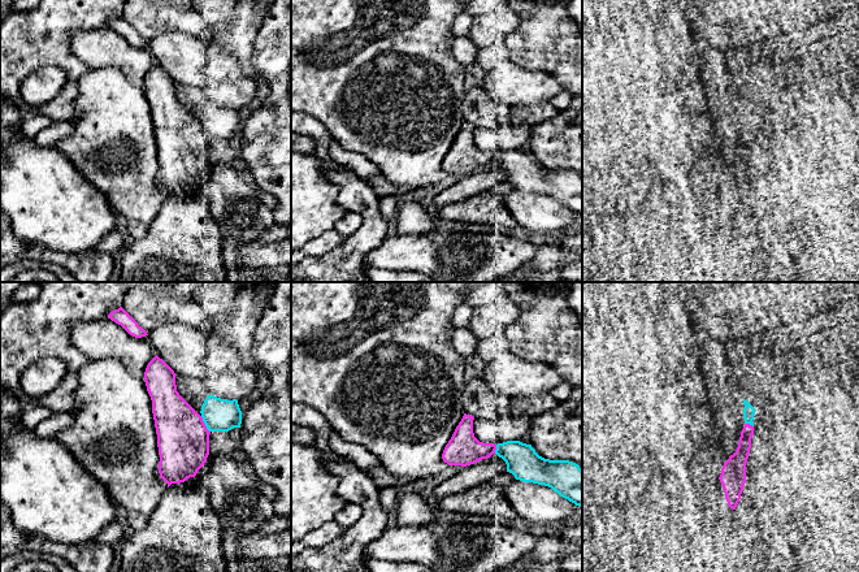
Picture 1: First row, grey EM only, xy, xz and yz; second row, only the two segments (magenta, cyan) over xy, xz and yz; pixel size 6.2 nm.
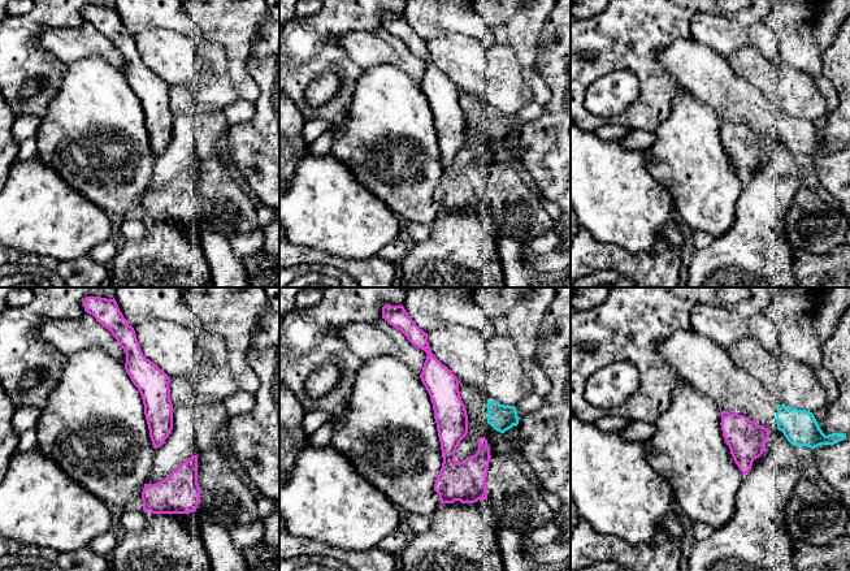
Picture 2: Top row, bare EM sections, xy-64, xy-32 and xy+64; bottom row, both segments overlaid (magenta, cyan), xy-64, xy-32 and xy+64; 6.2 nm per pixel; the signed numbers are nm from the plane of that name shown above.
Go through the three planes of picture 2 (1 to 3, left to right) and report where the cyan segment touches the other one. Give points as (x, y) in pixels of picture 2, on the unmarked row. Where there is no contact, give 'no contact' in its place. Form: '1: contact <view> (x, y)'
1: no contact
2: no contact
3: no contact

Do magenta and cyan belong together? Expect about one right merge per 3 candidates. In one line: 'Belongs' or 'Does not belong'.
Does not belong

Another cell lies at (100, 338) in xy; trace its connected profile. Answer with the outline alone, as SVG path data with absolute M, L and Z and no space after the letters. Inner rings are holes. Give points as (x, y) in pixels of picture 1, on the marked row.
M110 318L74 322L70 338L73 346L88 359L116 358L143 381L148 363L157 355L148 335L135 338Z

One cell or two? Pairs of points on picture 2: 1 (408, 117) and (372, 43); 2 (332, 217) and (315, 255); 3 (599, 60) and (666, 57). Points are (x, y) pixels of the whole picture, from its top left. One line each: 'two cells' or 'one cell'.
1: two cells
2: two cells
3: two cells

